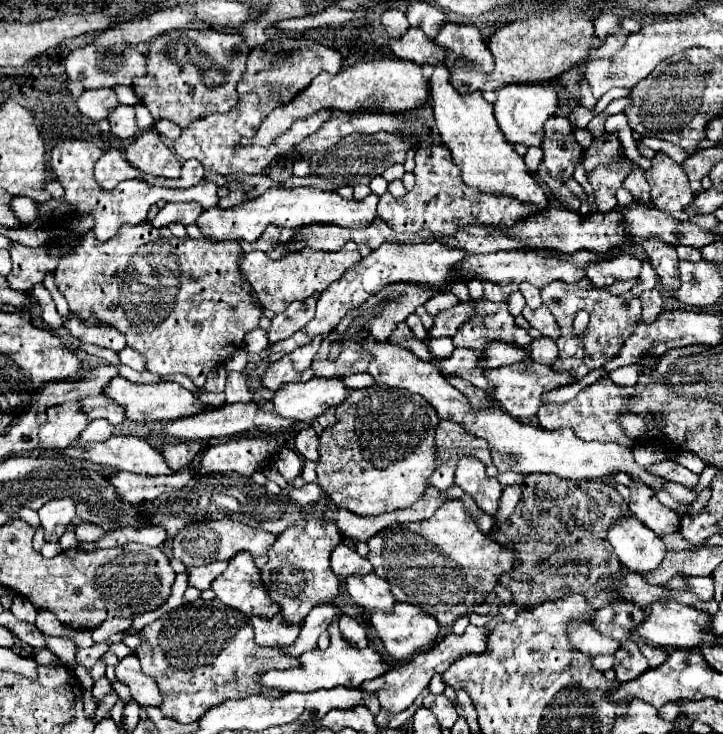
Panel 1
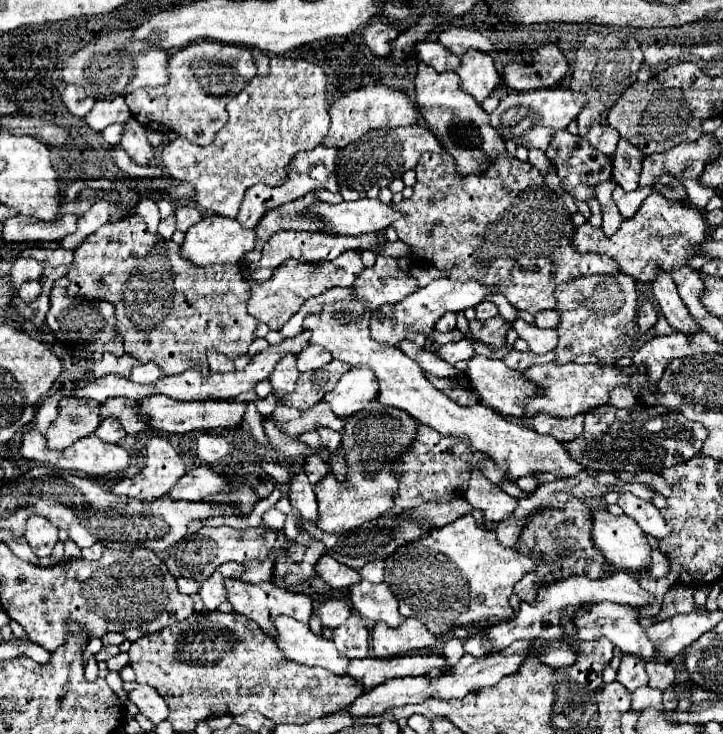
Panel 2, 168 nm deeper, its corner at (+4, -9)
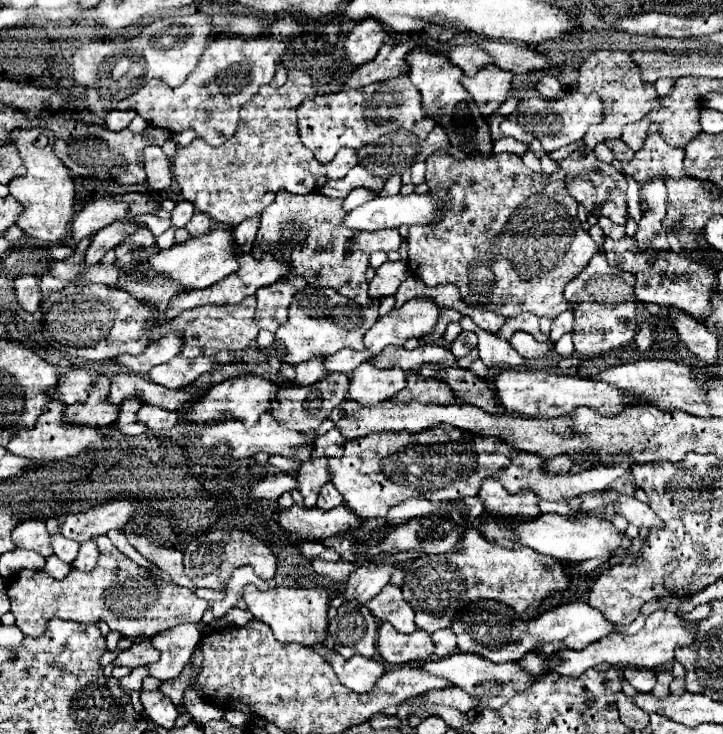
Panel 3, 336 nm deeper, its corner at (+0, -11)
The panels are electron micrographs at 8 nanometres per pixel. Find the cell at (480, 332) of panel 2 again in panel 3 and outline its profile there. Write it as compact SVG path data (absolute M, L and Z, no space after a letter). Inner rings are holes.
M520 314L520 316L506 319L504 326L496 333L497 336L509 340L514 332L524 330L530 332L538 342L548 342L548 338L538 328L538 318L532 314Z

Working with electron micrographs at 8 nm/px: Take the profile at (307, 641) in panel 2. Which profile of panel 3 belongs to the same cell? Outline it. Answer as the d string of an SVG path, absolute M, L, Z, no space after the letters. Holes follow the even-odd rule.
M316 644L314 650L332 664L338 680L346 688L350 688L352 692L358 692L358 694L372 690L372 684L376 684L376 680L386 672L384 664L378 660L372 660L372 658L352 656L350 660L344 660L336 652L326 650L322 644Z

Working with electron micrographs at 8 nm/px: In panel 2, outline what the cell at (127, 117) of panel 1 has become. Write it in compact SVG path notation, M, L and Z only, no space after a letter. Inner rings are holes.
M130 118L128 122L124 122L124 132L122 132L122 138L120 138L120 148L124 148L128 152L128 156L134 162L142 164L142 166L150 164L150 160L154 158L152 146L146 140L146 128L140 126L136 122L136 118Z

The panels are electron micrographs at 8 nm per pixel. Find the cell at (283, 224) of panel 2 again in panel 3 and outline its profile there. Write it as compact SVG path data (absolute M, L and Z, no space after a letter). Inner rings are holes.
M278 192L276 200L264 210L260 218L262 222L254 240L252 256L262 256L264 252L278 254L290 264L289 276L304 276L310 286L330 286L350 298L354 304L368 308L372 298L368 296L368 280L364 272L368 268L370 254L376 250L398 250L402 238L394 228L384 232L344 228L344 216L346 212L342 208L342 198L328 198L316 192L308 196Z

